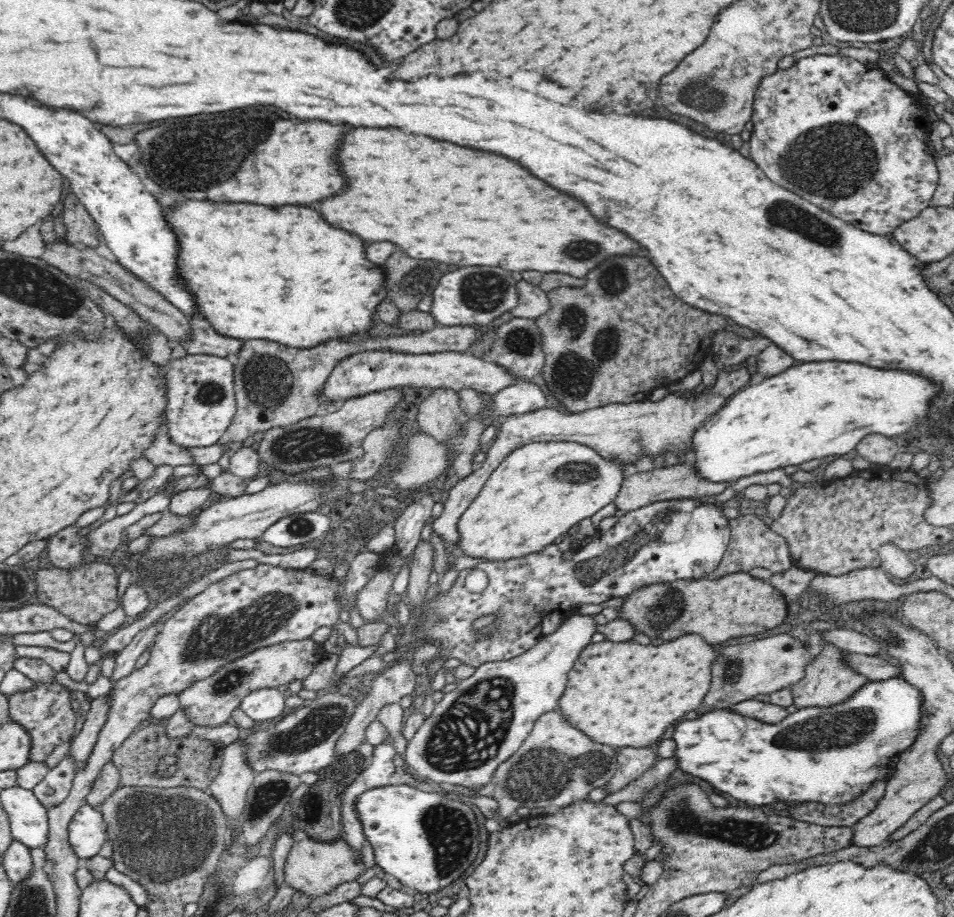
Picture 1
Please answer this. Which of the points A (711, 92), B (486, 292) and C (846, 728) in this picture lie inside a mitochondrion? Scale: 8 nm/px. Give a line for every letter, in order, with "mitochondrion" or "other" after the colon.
A: mitochondrion
B: mitochondrion
C: mitochondrion

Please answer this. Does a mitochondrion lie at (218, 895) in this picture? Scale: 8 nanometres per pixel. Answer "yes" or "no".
yes

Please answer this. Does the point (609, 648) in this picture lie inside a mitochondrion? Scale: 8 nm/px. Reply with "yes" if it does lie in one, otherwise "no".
no

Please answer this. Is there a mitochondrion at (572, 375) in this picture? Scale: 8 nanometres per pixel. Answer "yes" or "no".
yes

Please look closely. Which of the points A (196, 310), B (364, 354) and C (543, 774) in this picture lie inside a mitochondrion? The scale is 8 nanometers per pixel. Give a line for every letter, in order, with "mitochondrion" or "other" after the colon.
A: other
B: other
C: mitochondrion

